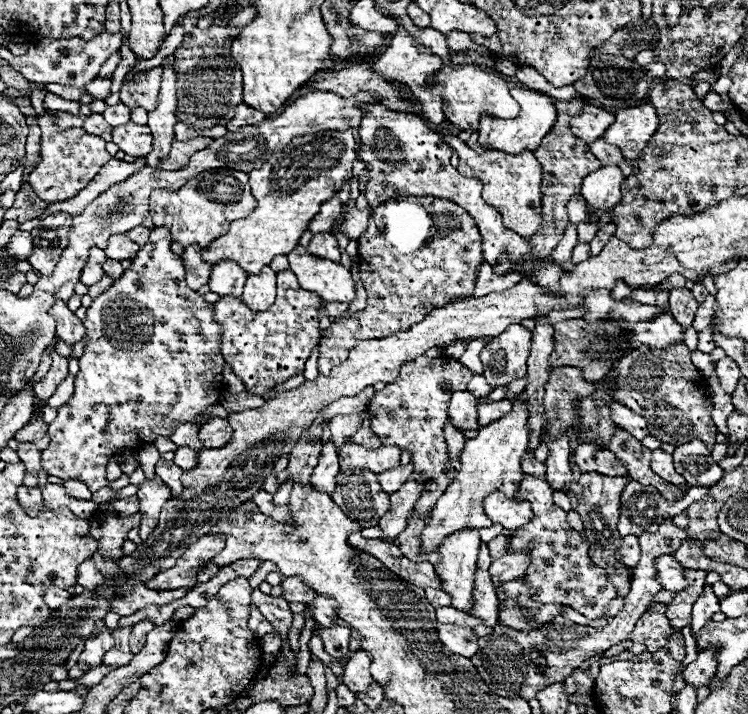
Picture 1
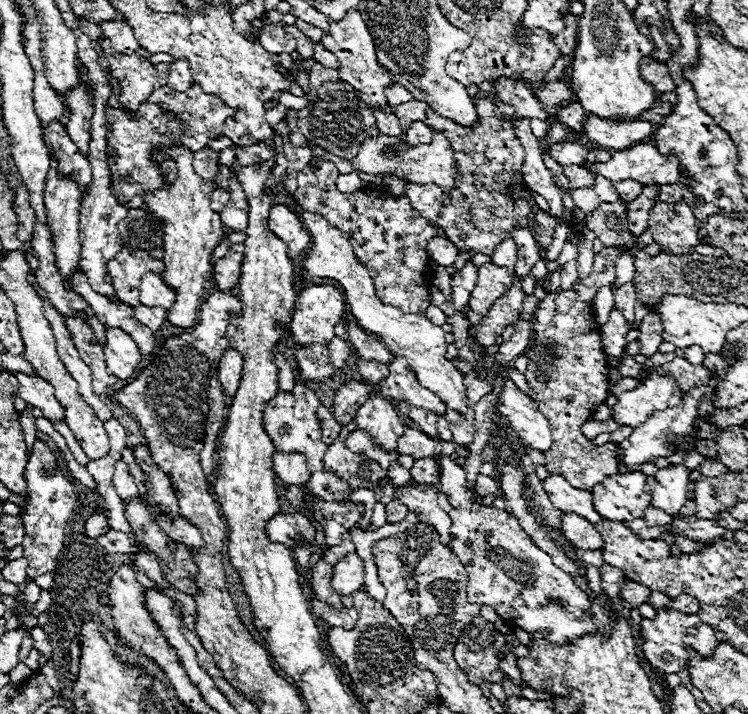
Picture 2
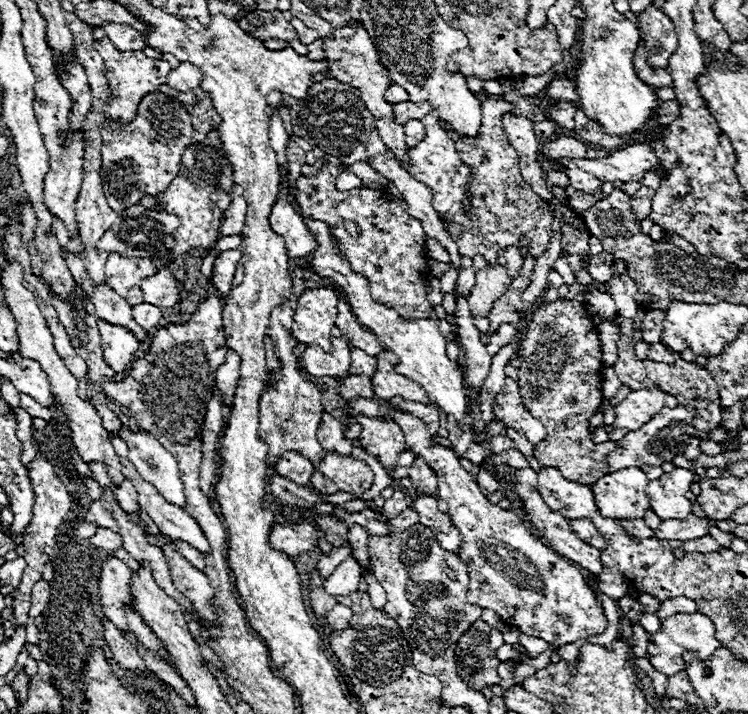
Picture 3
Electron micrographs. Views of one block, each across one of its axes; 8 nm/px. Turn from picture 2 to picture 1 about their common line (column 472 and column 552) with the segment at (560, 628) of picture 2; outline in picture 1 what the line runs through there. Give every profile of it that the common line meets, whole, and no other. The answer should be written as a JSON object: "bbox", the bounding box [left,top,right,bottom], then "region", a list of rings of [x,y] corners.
{"bbox":[508,474,616,620],"region":[[[524,474],[524,480],[518,484],[516,498],[532,504],[534,518],[524,528],[518,528],[512,534],[508,552],[526,552],[526,548],[530,548],[530,566],[526,568],[524,580],[536,588],[532,600],[538,600],[542,604],[566,604],[586,618],[594,620],[602,616],[606,606],[616,598],[616,588],[608,584],[604,568],[592,566],[588,550],[578,550],[584,546],[584,538],[570,528],[566,512],[552,502],[552,494],[554,490],[544,476],[538,478]]]}

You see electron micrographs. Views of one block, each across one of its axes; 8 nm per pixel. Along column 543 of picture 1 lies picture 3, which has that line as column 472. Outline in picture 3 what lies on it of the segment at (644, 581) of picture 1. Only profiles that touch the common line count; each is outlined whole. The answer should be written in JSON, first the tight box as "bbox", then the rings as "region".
{"bbox":[454,620,500,690],"region":[[[478,620],[468,632],[464,632],[454,648],[458,666],[456,672],[468,684],[468,688],[474,690],[482,690],[500,682],[500,676],[496,672],[498,658],[496,652],[488,648],[488,634],[490,626]]]}

